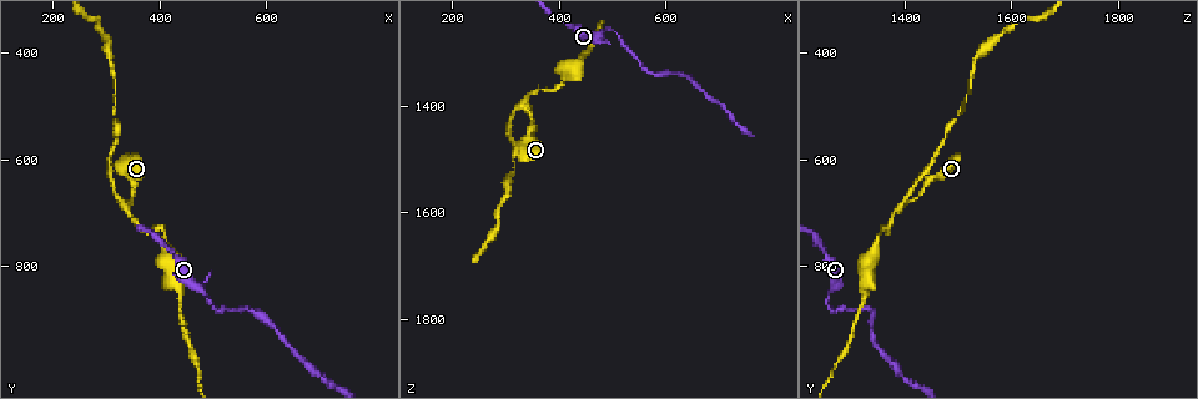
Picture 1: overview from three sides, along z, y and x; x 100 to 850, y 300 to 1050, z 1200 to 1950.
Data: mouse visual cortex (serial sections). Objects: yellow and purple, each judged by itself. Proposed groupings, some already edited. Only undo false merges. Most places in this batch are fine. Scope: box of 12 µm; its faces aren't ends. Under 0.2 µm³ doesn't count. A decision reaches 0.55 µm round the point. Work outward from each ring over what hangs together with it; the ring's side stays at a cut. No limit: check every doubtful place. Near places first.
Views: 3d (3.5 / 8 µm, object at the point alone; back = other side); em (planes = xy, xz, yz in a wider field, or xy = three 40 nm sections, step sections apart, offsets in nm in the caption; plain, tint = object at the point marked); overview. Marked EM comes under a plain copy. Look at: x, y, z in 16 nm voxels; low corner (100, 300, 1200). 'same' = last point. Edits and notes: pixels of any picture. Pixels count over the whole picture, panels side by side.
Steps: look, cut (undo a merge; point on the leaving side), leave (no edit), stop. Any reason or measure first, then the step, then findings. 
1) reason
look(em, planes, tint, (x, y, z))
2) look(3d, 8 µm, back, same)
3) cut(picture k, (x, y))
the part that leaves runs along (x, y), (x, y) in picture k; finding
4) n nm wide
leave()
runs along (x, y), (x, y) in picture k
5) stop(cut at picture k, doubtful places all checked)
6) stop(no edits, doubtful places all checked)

abrupt turn
look(3d, 8 µm, (350, 670, 1420))

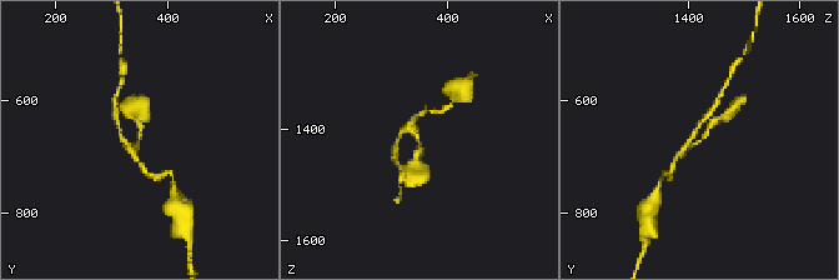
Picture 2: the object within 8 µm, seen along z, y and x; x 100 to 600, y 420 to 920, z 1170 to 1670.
shape alone is not enough
look(em, xy, step 5, tint, (345, 680, 1420))

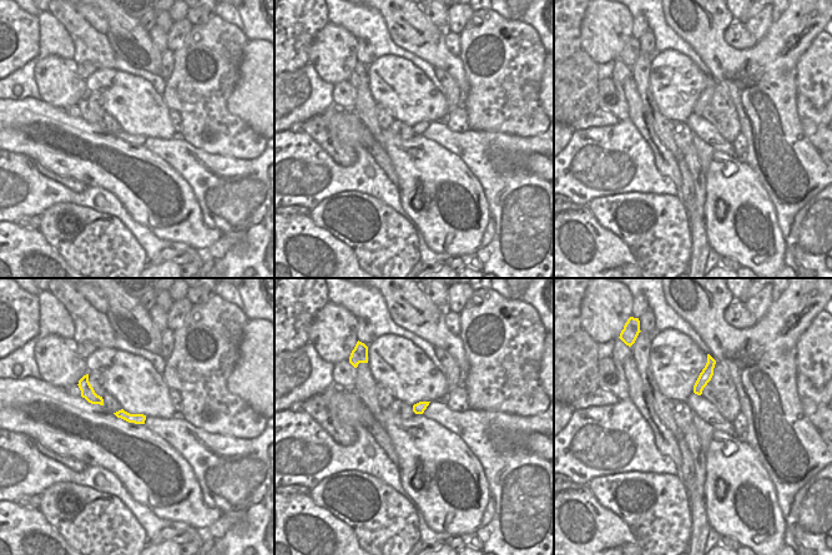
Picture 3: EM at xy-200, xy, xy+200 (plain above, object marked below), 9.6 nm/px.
leave()
runs along (721, 118), (673, 165) in picture 2; all the same cell

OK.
sharp bend
look(3d, 3.5 µm, (370, 730, 1370))

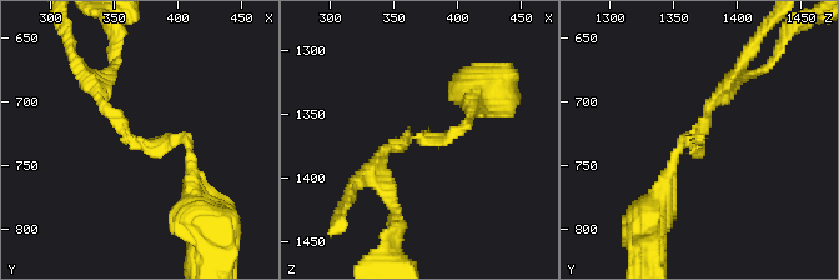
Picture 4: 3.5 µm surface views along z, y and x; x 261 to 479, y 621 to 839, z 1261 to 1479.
arms of 150, 150 nm; need the tissue
look(em, planes, tint, (370, 726, 1368))

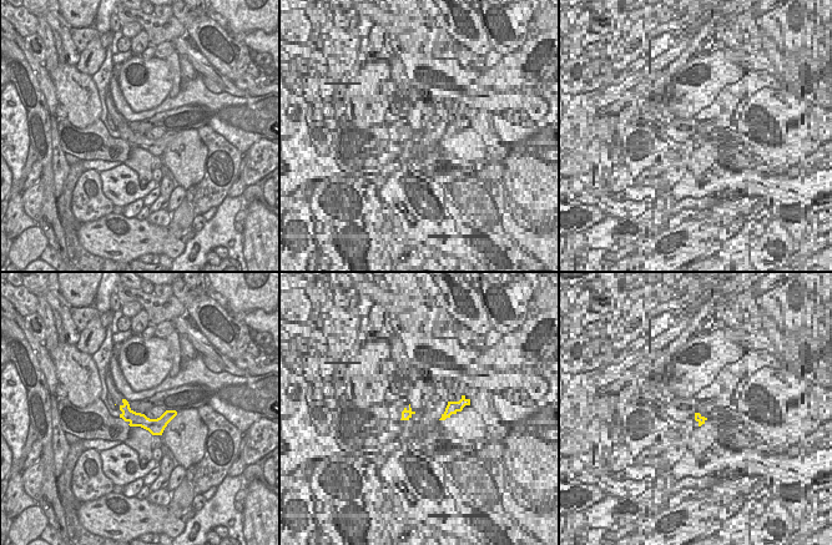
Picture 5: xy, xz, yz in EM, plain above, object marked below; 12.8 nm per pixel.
leave()
one cell here

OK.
sudden change in width
look(3d, 8 µm, back, (490, 855, 1255))

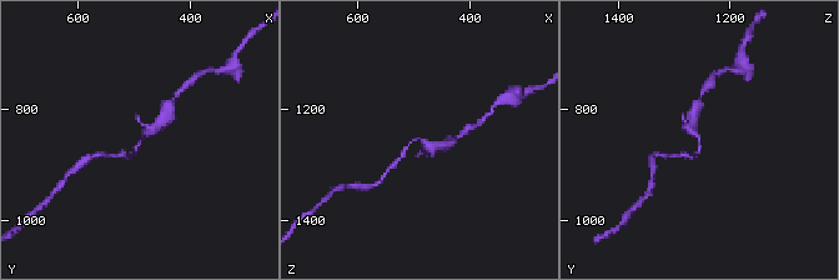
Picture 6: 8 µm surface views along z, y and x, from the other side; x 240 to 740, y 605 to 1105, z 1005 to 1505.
zoom in
look(3d, 3.5 µm, (490, 865, 1250))

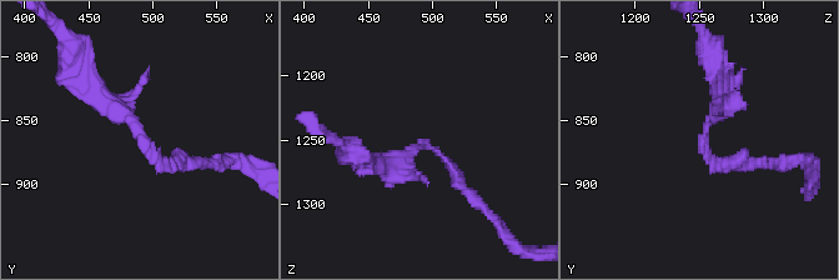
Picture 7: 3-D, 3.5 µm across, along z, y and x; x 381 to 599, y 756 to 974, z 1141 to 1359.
leave()
runs along (84, 75), (169, 168), (184, 159) in picture 7; continuous, no second cell

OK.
stop(no edits, doubtful places all checked)

